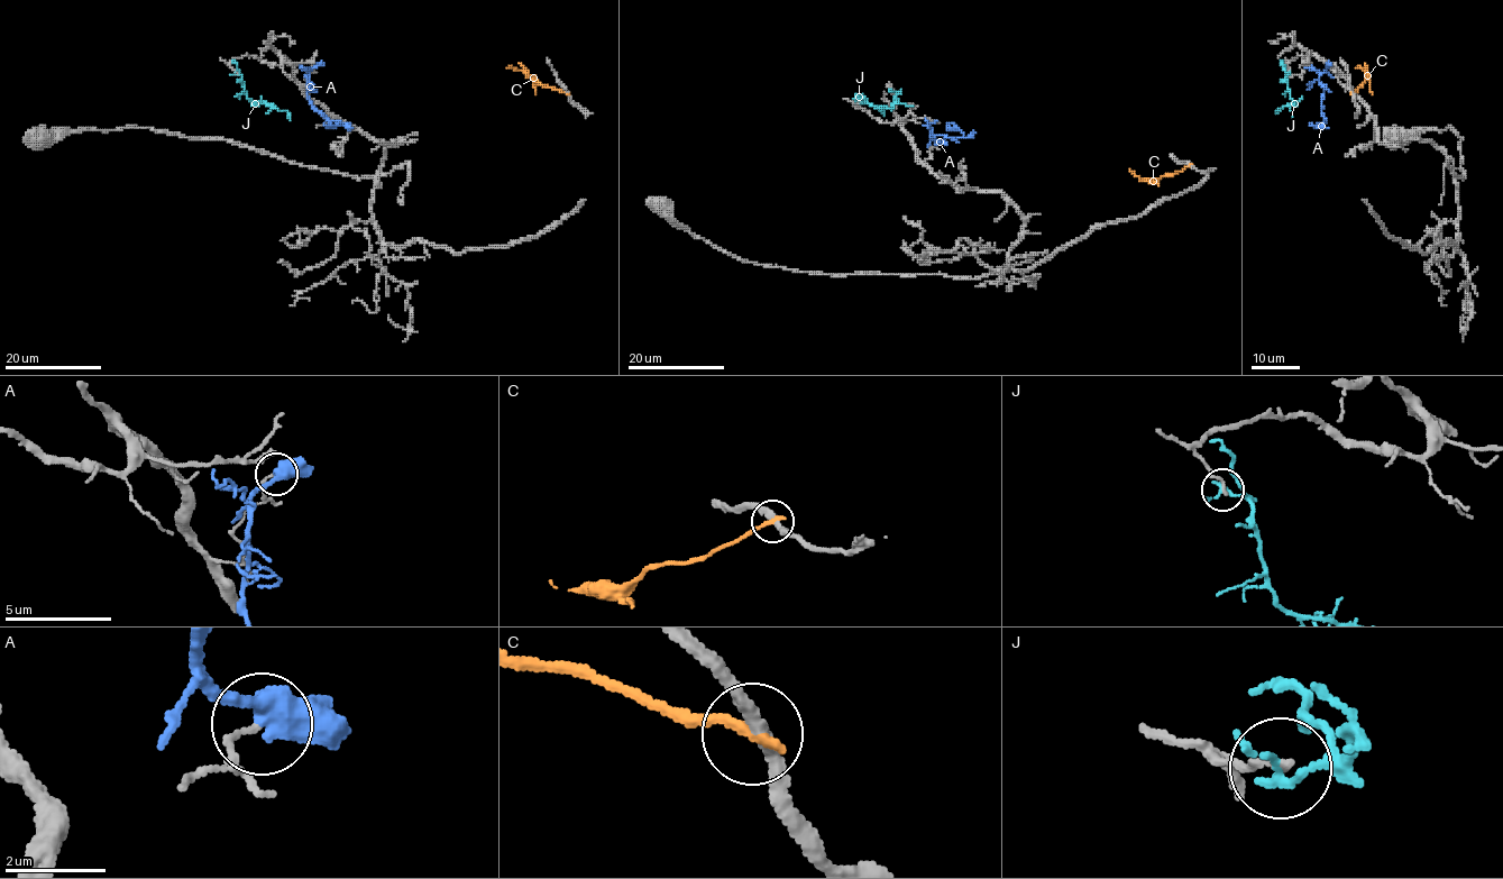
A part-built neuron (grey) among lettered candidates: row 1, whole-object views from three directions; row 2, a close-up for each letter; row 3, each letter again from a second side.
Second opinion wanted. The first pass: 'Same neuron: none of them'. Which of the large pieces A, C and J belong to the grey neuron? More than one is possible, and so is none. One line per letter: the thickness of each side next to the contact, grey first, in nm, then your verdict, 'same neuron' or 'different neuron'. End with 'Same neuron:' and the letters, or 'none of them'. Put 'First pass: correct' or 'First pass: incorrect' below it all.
A: calibres 100 and 480 nm; different neuron
C: calibres 280 and 240 nm; different neuron
J: calibres 140 and 200 nm; different neuron
Same neuron: none of them
First pass: correct

